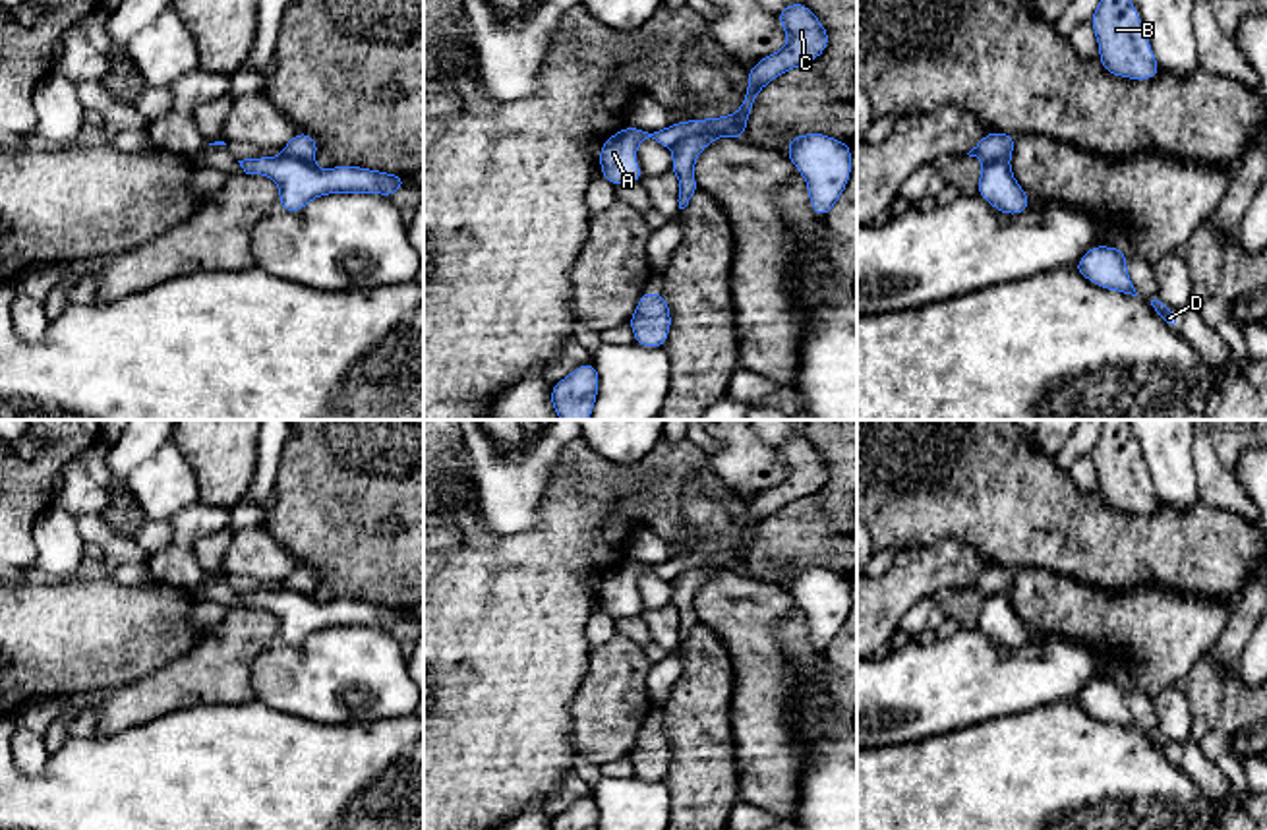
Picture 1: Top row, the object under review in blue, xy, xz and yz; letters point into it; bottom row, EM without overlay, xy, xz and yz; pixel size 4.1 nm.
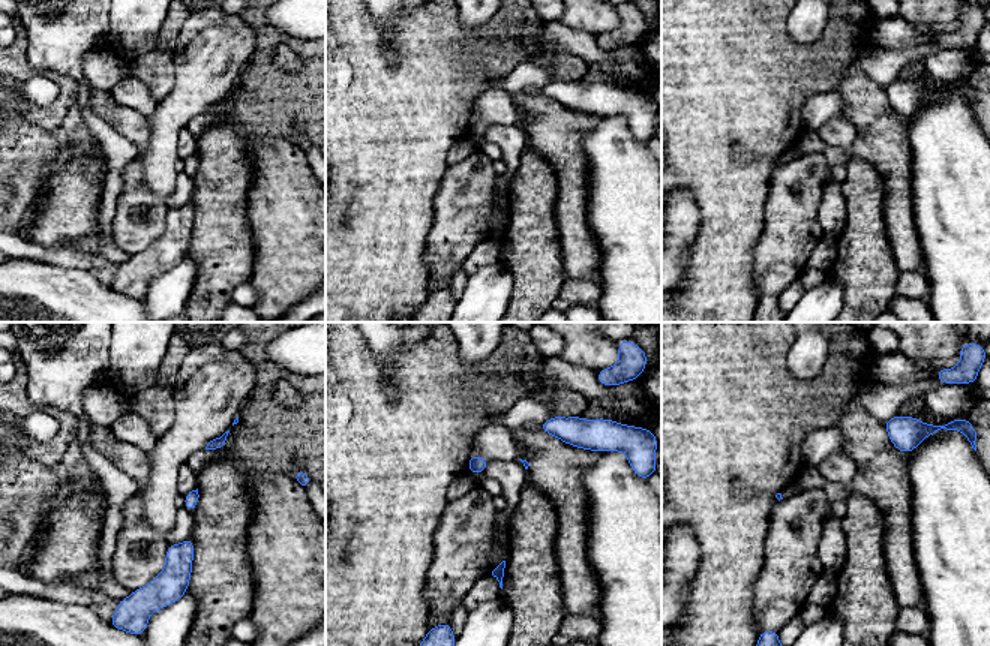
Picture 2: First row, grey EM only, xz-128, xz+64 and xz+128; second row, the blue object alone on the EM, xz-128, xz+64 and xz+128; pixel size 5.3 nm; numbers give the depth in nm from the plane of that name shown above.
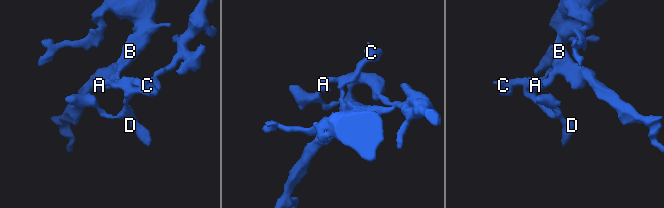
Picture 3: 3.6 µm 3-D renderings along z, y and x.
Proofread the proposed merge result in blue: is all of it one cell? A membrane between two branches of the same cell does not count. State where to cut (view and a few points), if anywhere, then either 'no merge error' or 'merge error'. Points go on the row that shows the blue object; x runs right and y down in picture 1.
cut xz (728, 134), (689, 134), (672, 148); merge error

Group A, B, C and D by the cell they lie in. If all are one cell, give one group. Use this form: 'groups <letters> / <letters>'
groups A D / B C

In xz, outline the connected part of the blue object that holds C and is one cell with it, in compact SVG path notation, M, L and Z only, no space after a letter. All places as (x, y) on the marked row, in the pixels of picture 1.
M793 2L778 14L780 25L787 31L787 44L756 62L747 72L749 89L743 97L741 108L733 114L741 128L747 128L752 104L764 85L772 79L814 62L828 46L830 37L822 21L801 2Z

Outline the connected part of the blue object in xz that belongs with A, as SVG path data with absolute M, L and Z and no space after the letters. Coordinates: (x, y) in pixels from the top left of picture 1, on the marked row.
M733 114L675 122L669 128L656 132L625 126L600 147L602 174L613 186L640 182L644 172L636 166L636 147L642 139L650 137L662 147L673 149L685 137L698 133L727 133L735 139L745 139L745 128L737 124Z

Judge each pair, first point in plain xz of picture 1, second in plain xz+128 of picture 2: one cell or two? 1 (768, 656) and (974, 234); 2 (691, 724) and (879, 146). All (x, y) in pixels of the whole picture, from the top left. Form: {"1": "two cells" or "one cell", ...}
{"1": "two cells", "2": "two cells"}

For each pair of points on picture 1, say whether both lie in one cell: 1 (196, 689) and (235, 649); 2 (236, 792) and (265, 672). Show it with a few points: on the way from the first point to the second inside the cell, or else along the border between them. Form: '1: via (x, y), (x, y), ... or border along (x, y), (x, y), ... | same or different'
1: via (204, 680), (225, 658) | same
2: border along (256, 697), (300, 718) | different

